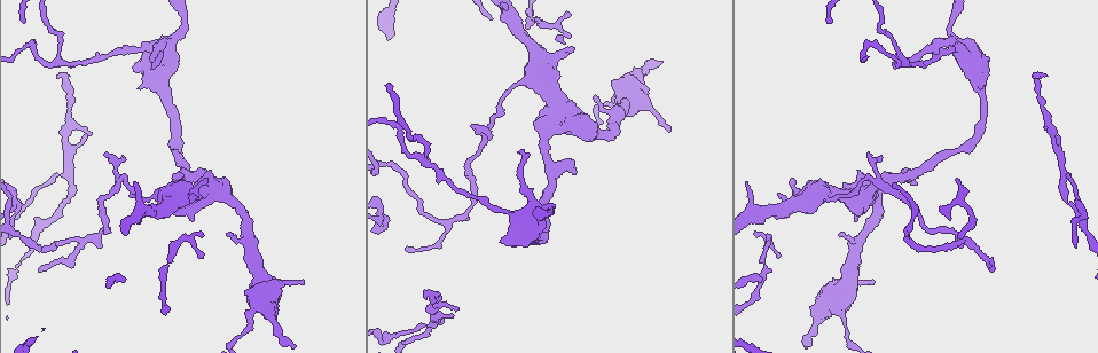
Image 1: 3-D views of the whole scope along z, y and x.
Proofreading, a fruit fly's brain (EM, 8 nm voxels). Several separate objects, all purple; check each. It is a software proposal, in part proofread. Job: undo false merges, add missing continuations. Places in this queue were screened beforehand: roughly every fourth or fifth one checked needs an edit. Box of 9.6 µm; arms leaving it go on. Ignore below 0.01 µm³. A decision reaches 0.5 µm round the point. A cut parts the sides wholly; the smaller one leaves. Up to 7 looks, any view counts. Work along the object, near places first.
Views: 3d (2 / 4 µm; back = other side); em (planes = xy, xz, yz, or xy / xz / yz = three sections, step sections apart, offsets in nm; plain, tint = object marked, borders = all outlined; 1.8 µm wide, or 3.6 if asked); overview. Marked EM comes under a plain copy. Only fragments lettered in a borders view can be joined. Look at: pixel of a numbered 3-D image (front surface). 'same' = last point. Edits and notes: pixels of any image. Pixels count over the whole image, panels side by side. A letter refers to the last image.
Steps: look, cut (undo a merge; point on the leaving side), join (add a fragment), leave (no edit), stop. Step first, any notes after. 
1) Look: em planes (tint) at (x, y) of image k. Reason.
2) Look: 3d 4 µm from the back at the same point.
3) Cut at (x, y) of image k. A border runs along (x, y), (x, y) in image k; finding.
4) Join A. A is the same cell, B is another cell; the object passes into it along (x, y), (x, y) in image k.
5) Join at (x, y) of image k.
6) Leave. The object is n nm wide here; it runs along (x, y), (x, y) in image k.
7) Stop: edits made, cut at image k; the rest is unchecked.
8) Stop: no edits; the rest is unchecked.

Look: em planes (borders) at (424, 161) of image 1. Abrupt turn.

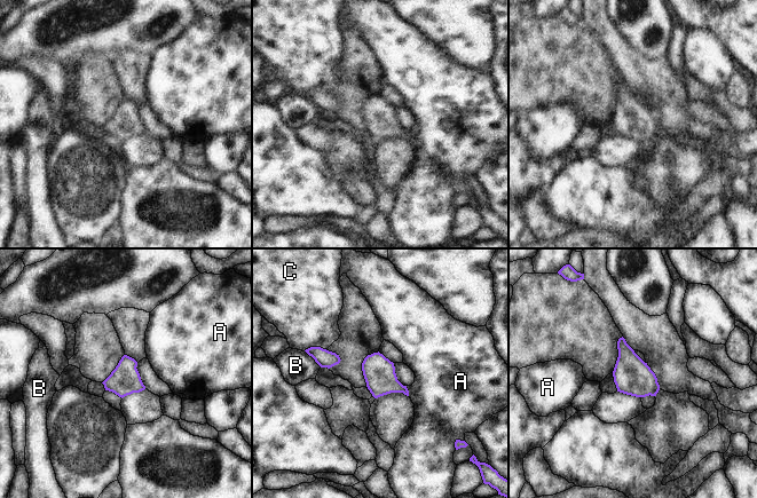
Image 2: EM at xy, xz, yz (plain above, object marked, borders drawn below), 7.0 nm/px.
Leave. The longest contact is with B, 170 nm; A, B and C are other cells; a border runs along (405, 386), (409, 395) in image 2; all the same cell.

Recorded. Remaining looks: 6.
Look: em xy step 8 (tint) at (561, 52) of image 1. Calibre changes.

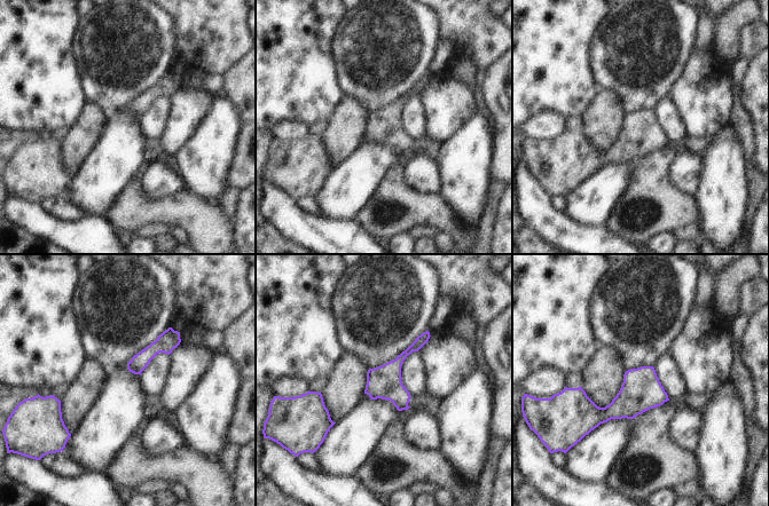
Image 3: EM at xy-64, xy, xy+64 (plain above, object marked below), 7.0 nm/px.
Look: em planes (borders) at the same point.

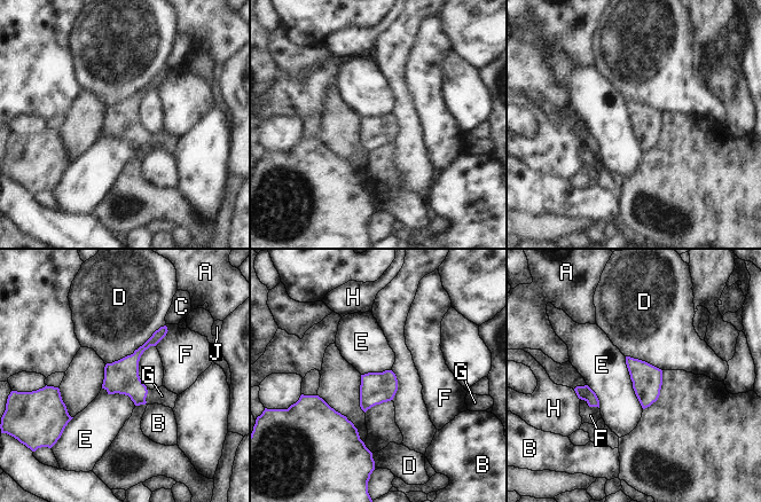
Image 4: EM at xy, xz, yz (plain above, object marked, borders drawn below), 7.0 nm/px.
Join G. The longest contact is with D, 500 nm; G is the same cell, A, B, C, D, E, F, H and J are other cells; it goes on there.

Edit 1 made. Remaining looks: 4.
Look: overview. Redraw.

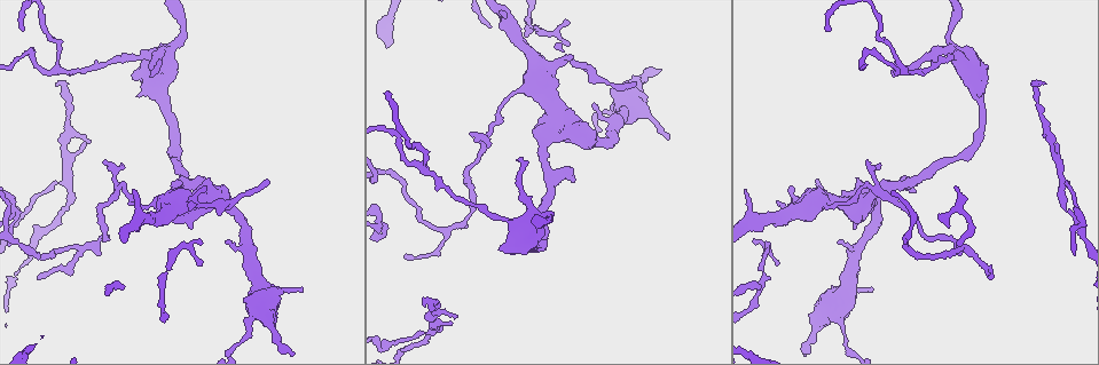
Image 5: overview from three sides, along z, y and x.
Look: 3d 4 µm at (162, 53) of image 5. Four arms meet.

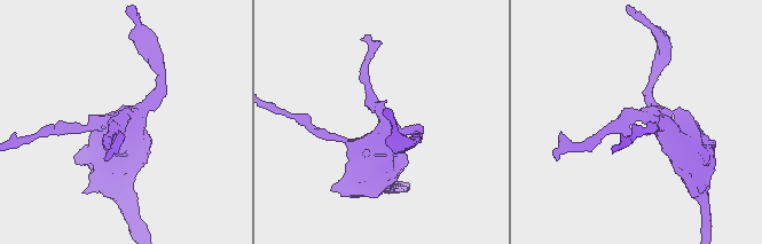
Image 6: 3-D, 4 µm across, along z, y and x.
Look: em 3.6 µm planes (tint) at (381, 139) of image 6. 4 arms meet here.

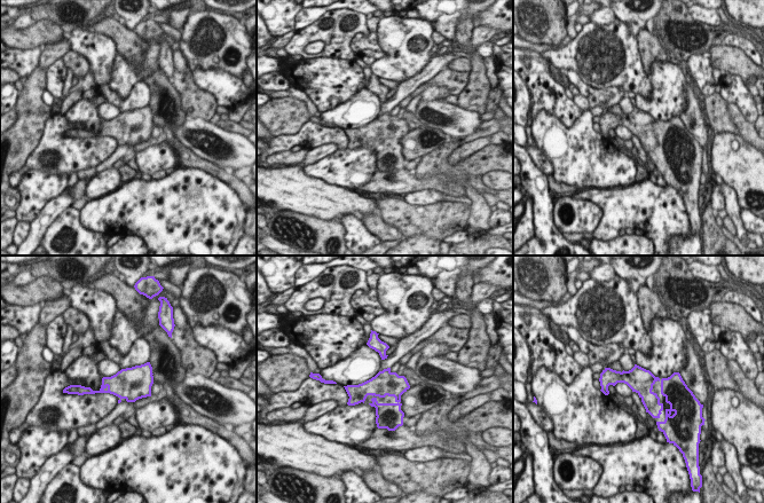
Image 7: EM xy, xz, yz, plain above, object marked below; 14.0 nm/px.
Look: em 3.6 µm planes (borders) at the same point.

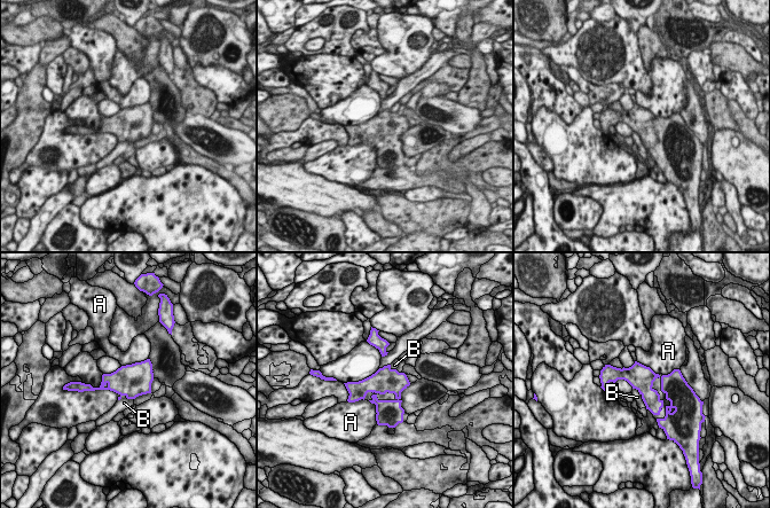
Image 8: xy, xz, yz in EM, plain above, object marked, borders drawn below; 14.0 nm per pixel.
Leave. A and B are other cells; it runs along (610, 374), (675, 380) in image 8; all the same cell.

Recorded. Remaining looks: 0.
Stop: edits made, join at image 4; the rest is unchecked.

